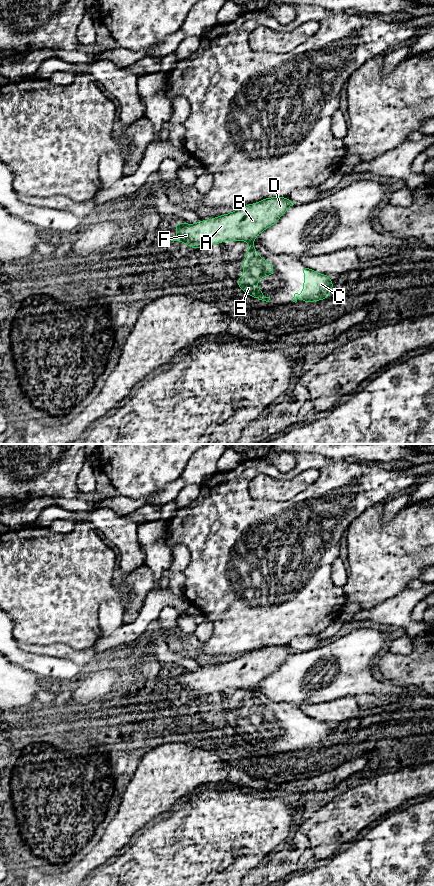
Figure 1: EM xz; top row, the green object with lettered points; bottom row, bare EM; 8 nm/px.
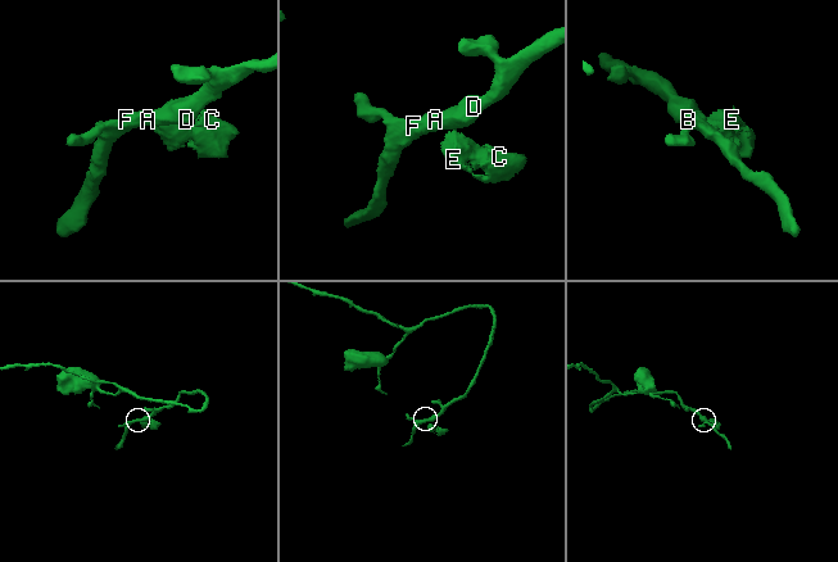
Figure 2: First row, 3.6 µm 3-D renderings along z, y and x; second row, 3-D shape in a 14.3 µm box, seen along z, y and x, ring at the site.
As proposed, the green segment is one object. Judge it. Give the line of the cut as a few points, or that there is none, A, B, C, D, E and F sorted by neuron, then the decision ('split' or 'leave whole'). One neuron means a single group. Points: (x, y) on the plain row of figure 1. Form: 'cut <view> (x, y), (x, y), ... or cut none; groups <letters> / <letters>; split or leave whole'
cut xz (248, 688), (251, 689); groups A B D F / C E; split

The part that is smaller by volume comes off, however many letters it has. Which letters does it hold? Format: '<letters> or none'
C, E

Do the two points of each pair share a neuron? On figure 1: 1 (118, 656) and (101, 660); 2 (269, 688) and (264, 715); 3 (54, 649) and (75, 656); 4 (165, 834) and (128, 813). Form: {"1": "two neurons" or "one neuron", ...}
{"1": "one neuron", "2": "two neurons", "3": "one neuron", "4": "two neurons"}

